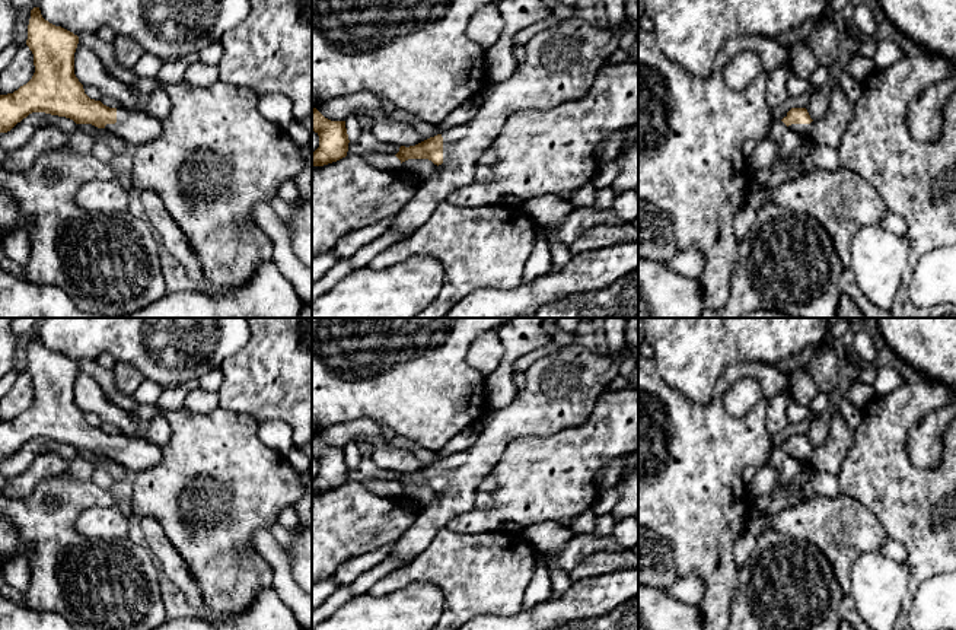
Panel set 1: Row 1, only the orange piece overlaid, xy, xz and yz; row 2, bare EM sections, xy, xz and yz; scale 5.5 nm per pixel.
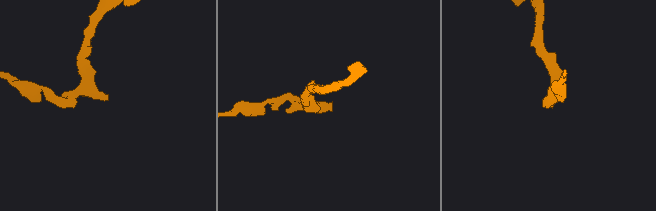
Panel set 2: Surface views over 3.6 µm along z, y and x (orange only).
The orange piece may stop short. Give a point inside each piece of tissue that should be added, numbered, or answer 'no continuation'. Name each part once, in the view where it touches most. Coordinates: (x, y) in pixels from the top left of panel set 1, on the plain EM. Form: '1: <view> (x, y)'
1: xz (561, 388)

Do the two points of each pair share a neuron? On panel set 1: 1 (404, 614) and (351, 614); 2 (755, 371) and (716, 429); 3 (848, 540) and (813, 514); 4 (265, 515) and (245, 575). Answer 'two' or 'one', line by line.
1: one
2: one
3: one
4: one

